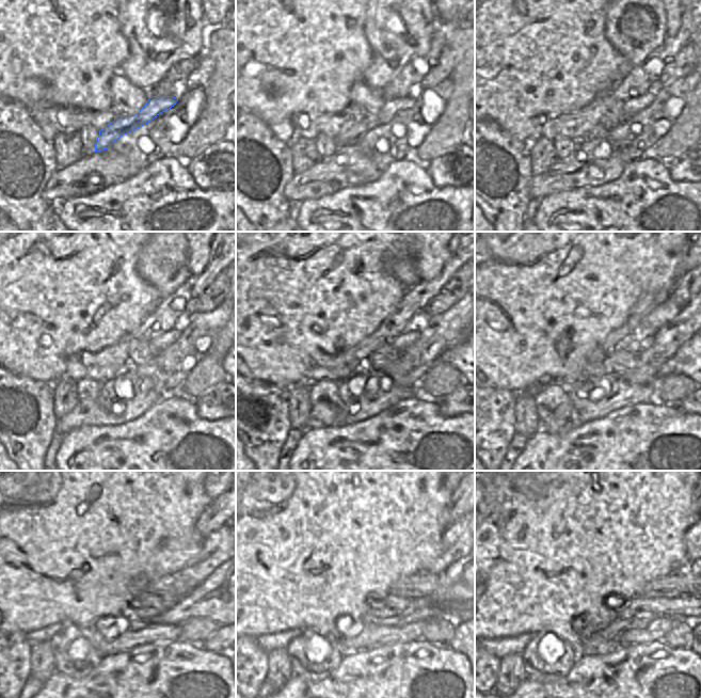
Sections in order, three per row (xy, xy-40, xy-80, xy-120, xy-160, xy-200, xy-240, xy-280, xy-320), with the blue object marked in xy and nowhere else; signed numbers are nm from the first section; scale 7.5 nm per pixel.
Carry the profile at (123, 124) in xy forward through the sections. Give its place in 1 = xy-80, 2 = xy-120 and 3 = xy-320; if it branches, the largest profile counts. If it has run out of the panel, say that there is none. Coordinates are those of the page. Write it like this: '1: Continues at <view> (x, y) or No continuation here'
1: Continues at xy-80 (632, 106)
2: Continues at xy-120 (164, 340)
3: Continues at xy-320 (679, 583).

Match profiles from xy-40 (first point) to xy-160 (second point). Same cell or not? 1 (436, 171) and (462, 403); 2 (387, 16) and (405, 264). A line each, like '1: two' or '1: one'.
1: one
2: one

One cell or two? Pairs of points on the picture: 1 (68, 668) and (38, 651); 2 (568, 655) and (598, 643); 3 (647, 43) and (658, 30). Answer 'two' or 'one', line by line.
1: two
2: two
3: one

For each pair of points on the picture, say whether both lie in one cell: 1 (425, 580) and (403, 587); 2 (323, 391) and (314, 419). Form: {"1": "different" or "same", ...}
{"1": "same", "2": "same"}

